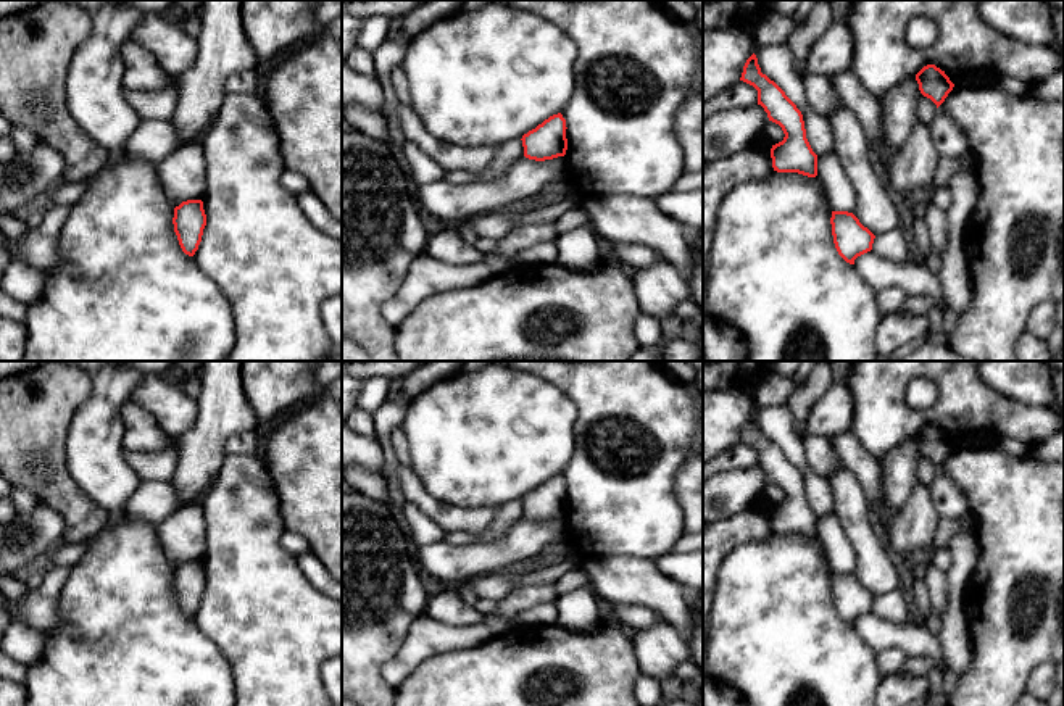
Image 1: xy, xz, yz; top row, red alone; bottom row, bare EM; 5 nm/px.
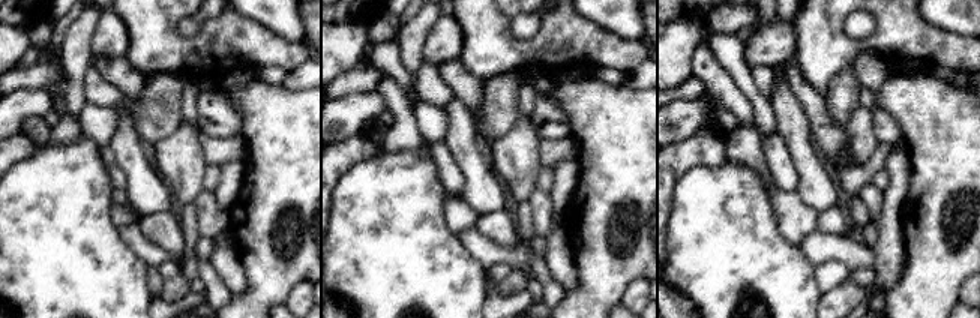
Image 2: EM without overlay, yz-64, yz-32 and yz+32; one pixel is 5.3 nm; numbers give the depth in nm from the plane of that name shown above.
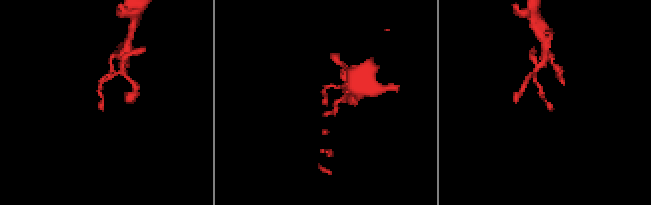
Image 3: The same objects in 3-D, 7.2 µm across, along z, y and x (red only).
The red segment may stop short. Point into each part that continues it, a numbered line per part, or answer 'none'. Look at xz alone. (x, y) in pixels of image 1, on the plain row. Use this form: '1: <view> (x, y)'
none

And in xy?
none

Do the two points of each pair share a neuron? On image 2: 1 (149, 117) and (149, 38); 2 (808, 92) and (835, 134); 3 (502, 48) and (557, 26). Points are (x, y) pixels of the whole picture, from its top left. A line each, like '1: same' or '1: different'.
1: different
2: same
3: same

